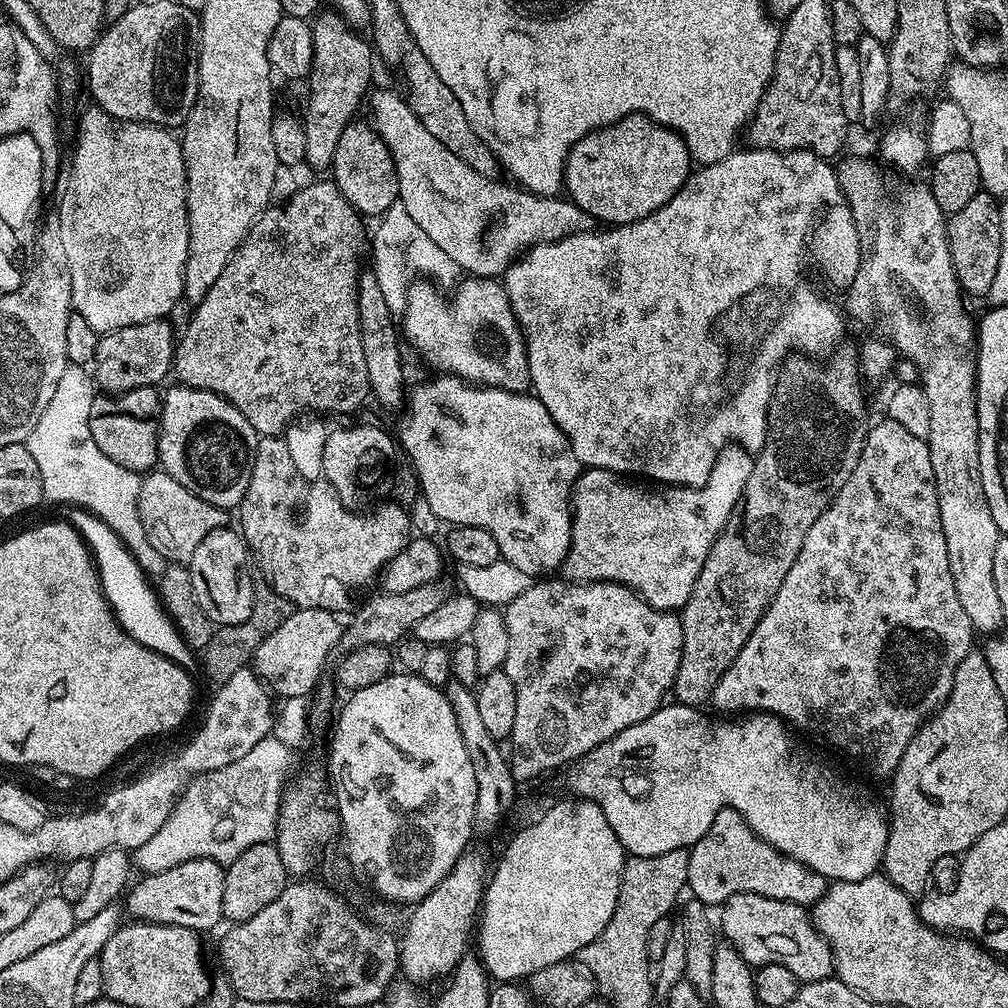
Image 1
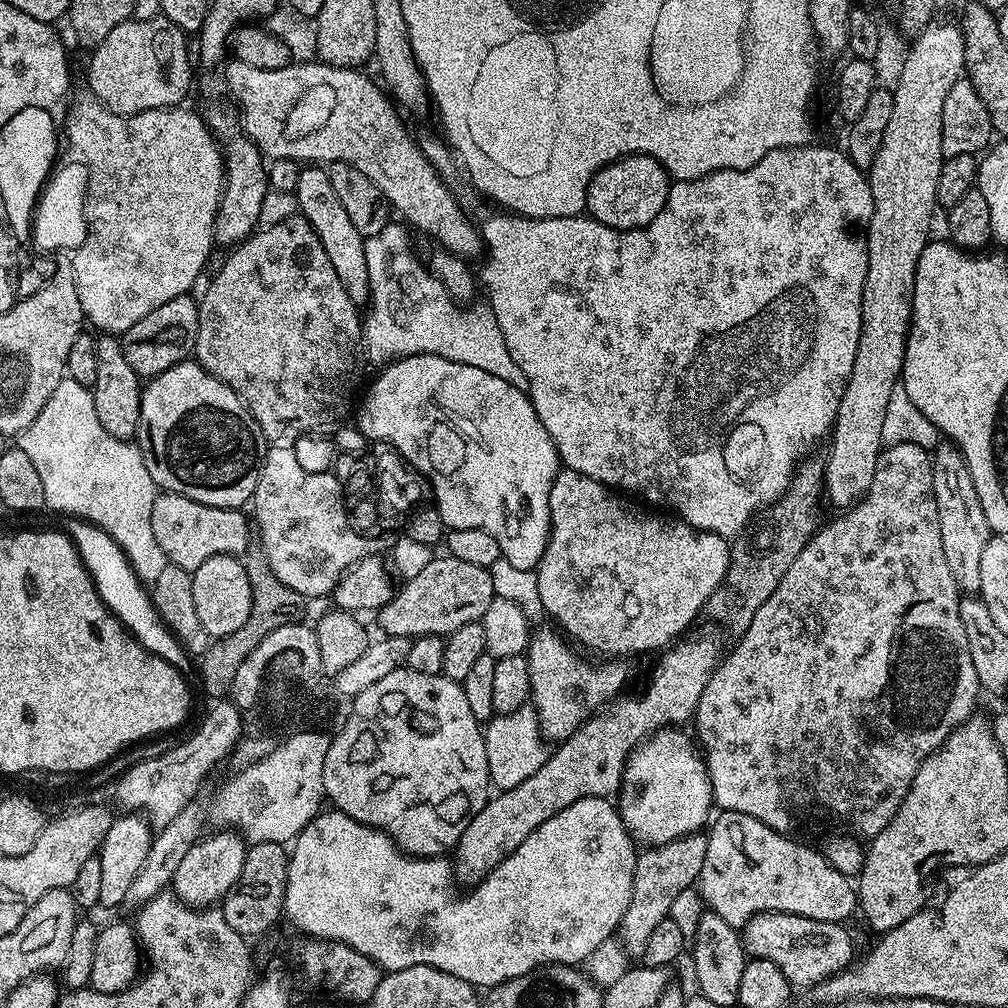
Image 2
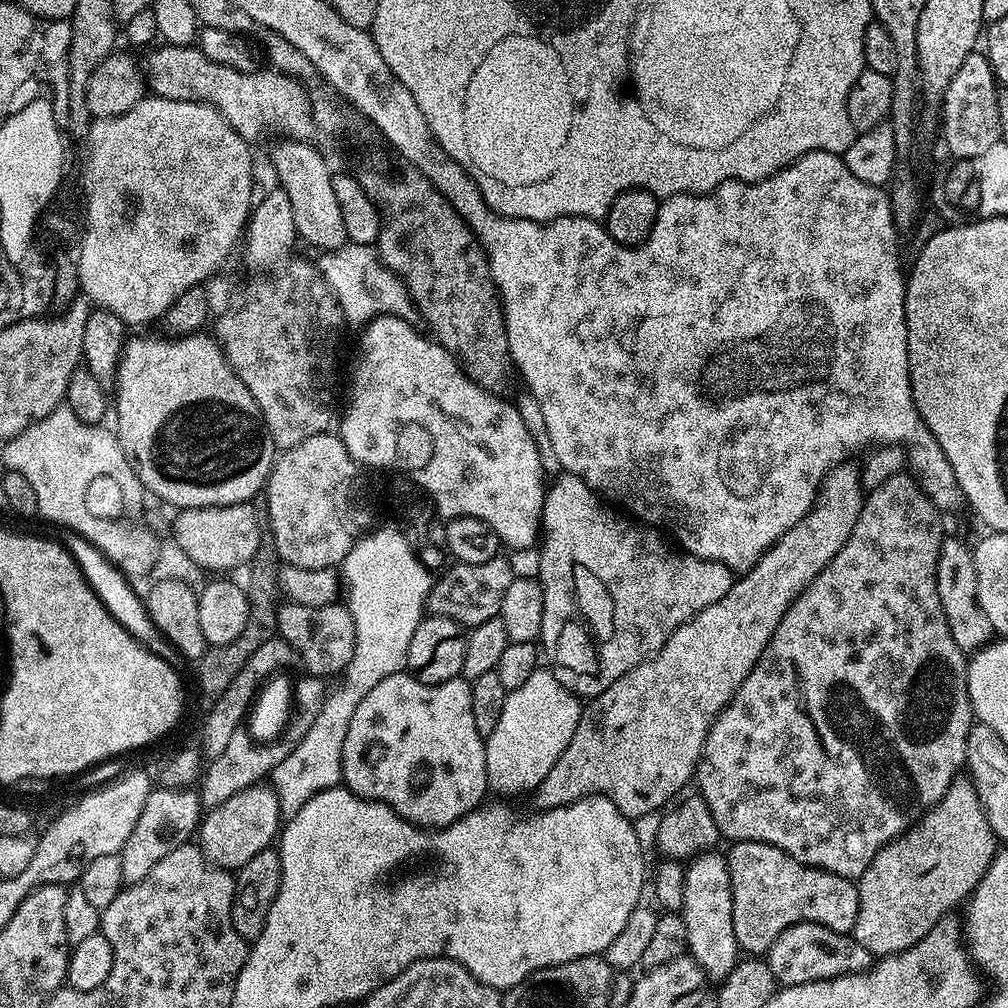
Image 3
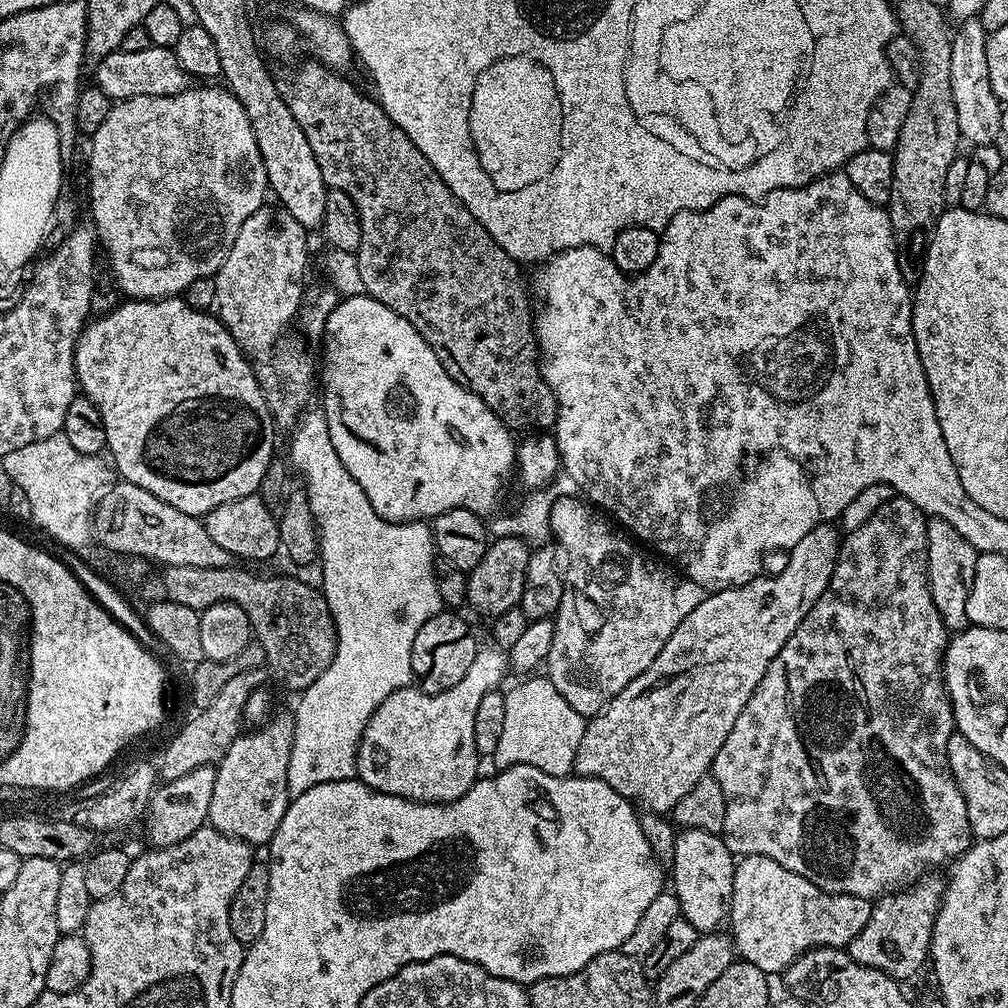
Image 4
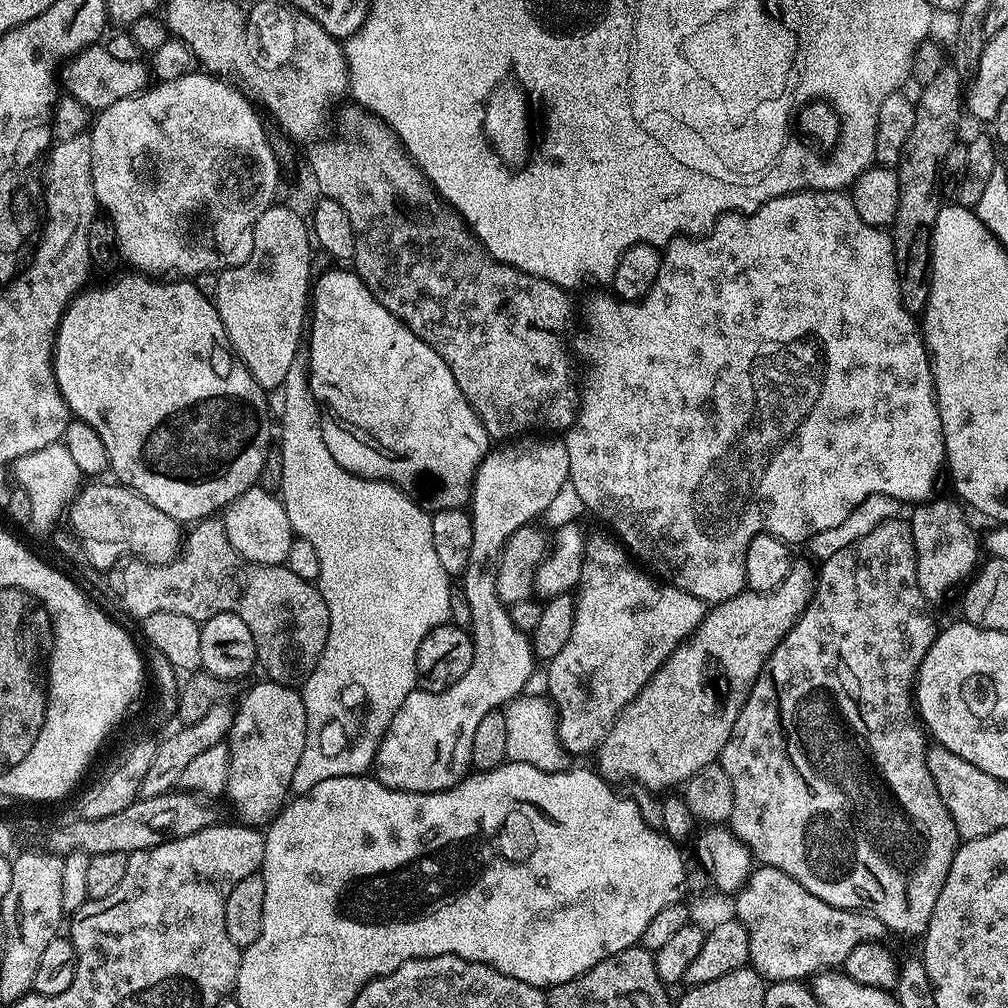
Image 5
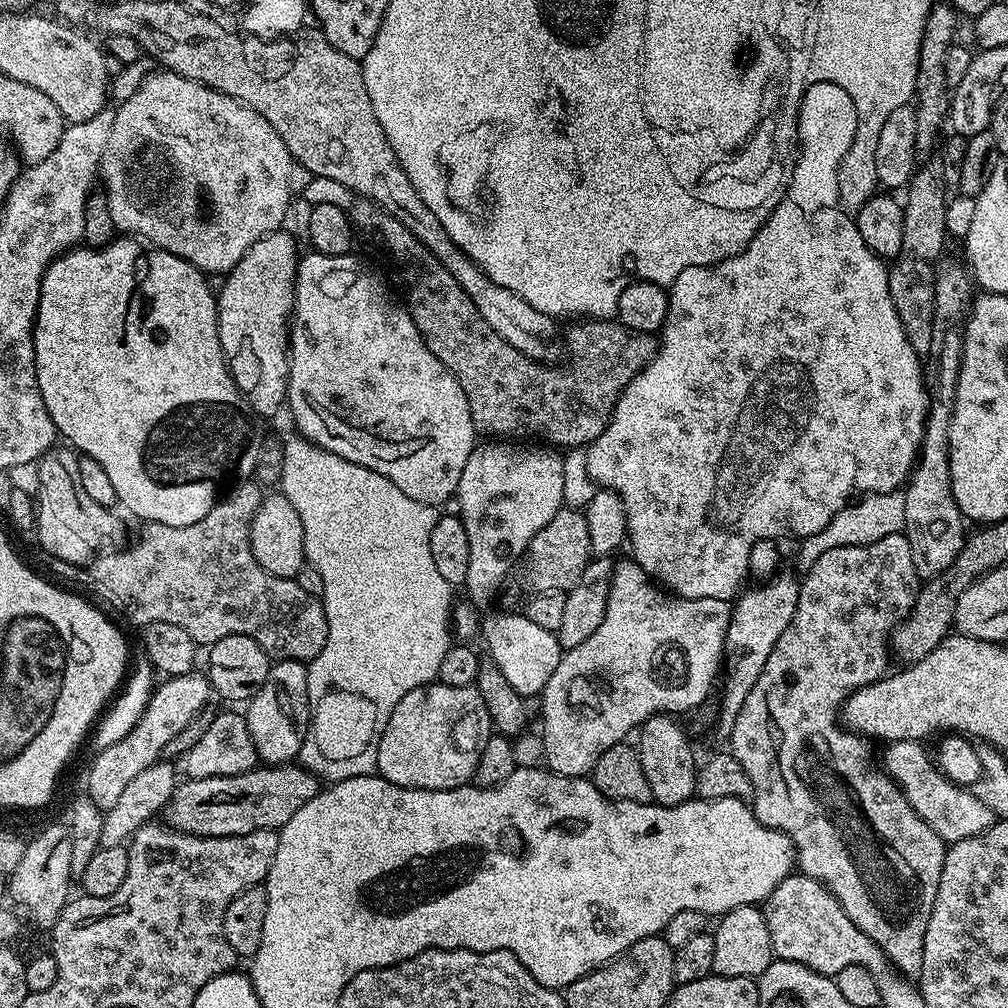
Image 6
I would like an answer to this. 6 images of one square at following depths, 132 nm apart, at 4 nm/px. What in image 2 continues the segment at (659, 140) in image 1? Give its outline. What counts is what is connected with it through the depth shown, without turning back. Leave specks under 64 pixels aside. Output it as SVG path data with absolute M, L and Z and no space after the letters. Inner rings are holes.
M624 156L600 169L588 187L587 215L611 228L645 228L666 206L670 177L657 160L649 156Z

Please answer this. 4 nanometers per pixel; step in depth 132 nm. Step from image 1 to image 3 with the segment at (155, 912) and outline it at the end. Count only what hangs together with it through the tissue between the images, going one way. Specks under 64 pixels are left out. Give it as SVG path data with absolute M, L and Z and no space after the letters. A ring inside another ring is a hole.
M261 782L226 798L226 802L203 813L198 829L198 846L203 850L209 864L238 870L246 866L246 862L250 862L254 854L269 848L277 839L281 828L282 813L276 789Z

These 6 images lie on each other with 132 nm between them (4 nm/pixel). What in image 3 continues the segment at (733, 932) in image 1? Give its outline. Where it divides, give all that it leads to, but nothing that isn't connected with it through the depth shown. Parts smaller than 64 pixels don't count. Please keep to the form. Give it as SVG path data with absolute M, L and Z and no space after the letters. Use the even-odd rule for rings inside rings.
M795 924L774 938L766 953L766 963L777 985L798 986L802 982L818 982L865 972L872 967L874 957L847 932L835 932L821 924Z

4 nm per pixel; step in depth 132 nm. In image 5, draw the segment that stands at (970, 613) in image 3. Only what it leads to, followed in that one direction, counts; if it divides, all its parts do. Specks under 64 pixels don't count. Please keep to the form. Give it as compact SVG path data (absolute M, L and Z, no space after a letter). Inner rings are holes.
M929 498L923 502L917 503L915 505L916 508L912 512L912 516L910 515L910 523L912 525L912 545L914 546L914 554L916 555L916 581L918 582L918 590L922 590L922 594L924 595L927 600L930 602L936 602L936 600L940 600L943 598L944 595L947 594L948 591L951 590L952 587L955 586L959 580L967 581L969 577L973 575L977 571L978 563L976 564L976 559L979 558L980 552L982 556L982 544L981 541L978 539L976 540L976 532L972 529L972 524L968 521L969 513L965 511L962 507L961 501L956 498L951 498L952 500L936 500L937 498Z

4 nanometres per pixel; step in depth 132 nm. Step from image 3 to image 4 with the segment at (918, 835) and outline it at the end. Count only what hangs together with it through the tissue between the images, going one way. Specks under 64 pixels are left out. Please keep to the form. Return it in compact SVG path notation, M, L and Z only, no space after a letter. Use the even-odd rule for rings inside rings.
M925 874L911 884L879 897L870 910L870 922L866 922L866 926L862 926L862 930L847 946L846 950L850 954L850 958L854 958L854 962L858 962L862 966L882 970L882 974L886 974L890 978L907 982L923 964L925 967L926 961L929 959L932 927L940 909L940 900L944 897L945 887L945 881L939 880L936 874Z

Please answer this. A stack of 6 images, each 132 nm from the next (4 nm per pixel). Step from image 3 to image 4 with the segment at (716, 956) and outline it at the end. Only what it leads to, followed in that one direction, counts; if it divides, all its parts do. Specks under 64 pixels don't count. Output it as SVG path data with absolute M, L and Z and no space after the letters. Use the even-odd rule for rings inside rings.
M685 828L677 831L674 842L674 858L670 865L670 888L680 903L683 920L690 922L697 933L712 934L725 927L728 905L732 903L736 860L724 845L723 835L715 836L706 830Z

